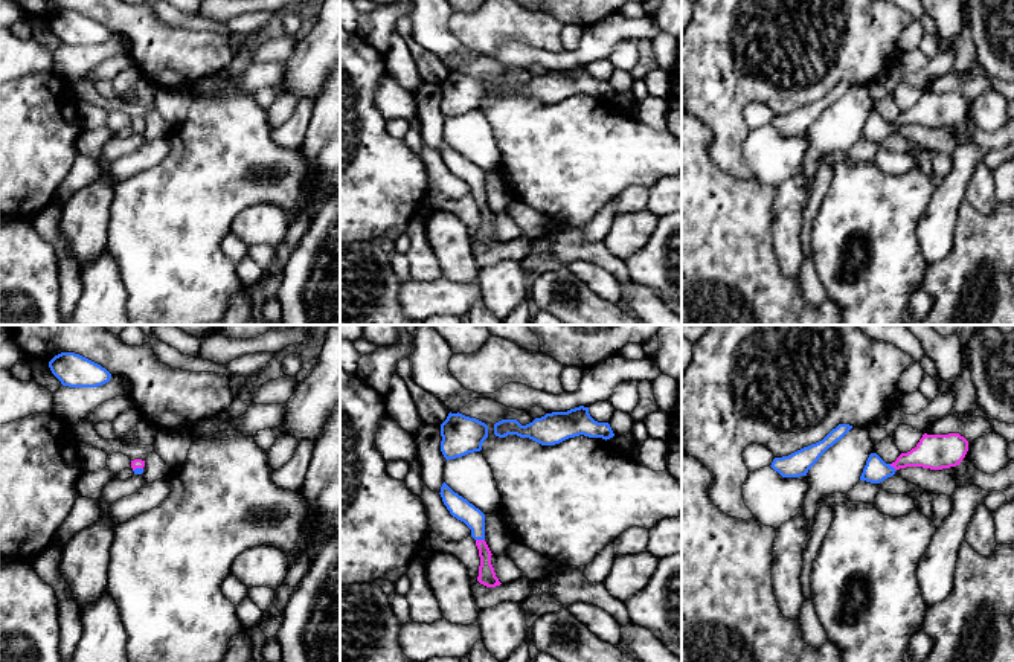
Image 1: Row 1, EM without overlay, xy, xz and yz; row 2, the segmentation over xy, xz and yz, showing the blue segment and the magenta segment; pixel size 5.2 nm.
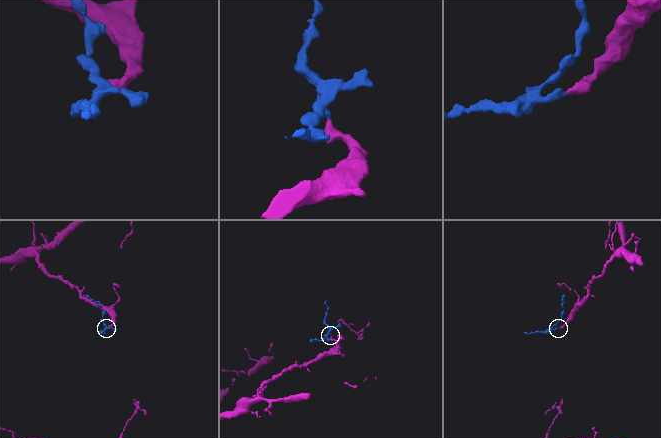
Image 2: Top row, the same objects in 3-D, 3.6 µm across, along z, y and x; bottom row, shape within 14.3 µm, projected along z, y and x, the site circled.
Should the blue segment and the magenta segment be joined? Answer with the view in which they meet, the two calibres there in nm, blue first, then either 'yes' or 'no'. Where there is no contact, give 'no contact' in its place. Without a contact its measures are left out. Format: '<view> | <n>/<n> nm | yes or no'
xz | 110/90 nm | yes

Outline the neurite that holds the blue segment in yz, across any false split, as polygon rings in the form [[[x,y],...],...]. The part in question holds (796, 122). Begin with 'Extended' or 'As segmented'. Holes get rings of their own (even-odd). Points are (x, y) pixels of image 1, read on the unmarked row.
As segmented. [[[839,82],[822,99],[804,105],[788,114],[775,116],[770,125],[782,136],[807,134],[808,128],[819,119],[819,116],[851,87],[852,84],[849,82]]]

